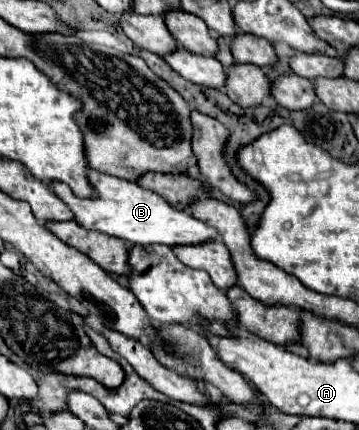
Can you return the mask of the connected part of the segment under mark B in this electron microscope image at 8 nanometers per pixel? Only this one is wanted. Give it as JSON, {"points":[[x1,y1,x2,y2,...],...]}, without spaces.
{"points":[[89,169,87,179,97,193,93,199,79,199,71,193,71,189,59,181,51,181,49,189,73,211,75,221,87,229,87,231,99,231,123,241,129,241,133,245,153,245,153,243,163,243,169,247,175,245,199,245,211,239,217,239,215,229,207,227,203,221,195,219,187,211,177,211,173,209,163,197,159,197,153,191,143,189,137,183,131,183,127,179,117,179,107,173]]}

